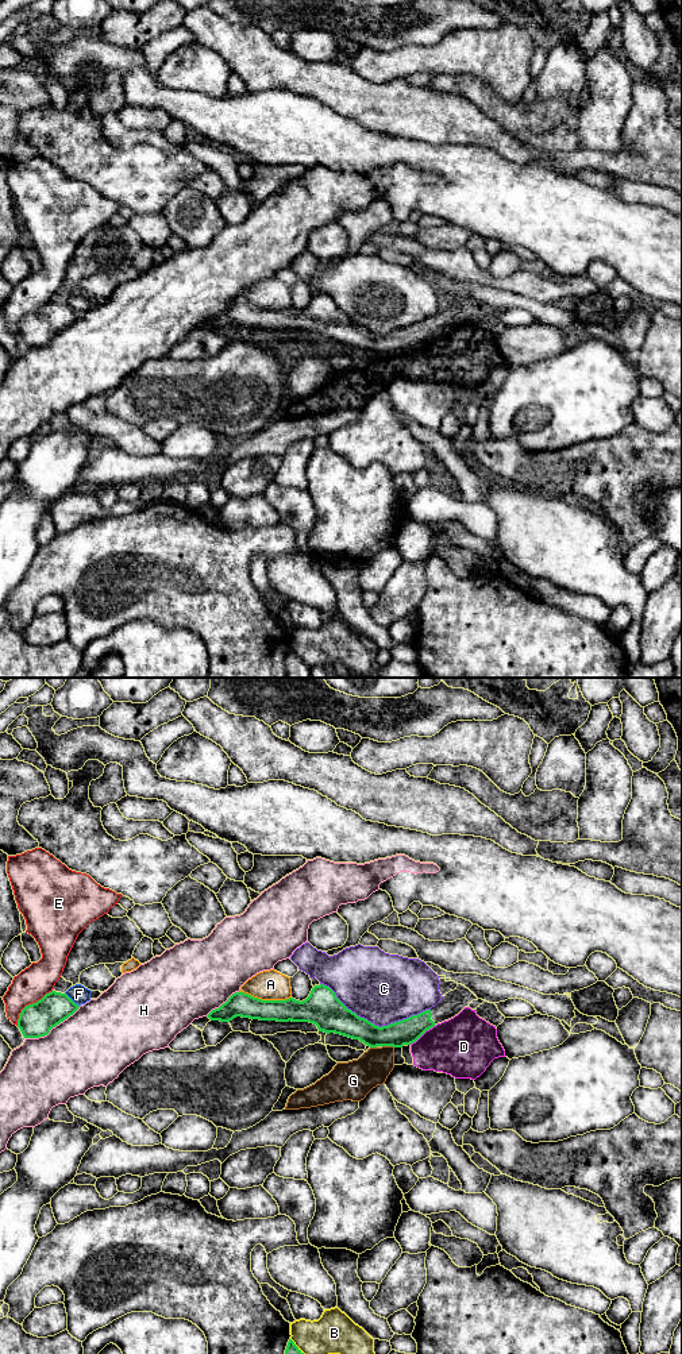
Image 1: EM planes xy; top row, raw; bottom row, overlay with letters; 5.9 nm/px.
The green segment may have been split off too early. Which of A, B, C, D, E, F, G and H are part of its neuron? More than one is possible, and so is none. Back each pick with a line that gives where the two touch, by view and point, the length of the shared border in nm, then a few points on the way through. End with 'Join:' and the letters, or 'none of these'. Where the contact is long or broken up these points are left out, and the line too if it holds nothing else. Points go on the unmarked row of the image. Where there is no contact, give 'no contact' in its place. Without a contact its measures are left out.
Join: none of these

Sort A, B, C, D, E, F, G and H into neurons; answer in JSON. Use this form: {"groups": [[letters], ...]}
{"groups": [["A"], ["B"], ["C"], ["D", "G"], ["E"], ["F"], ["H"]]}

